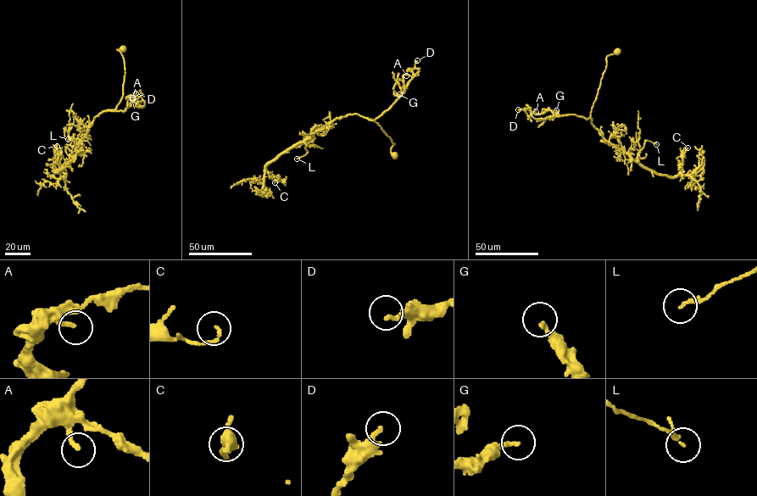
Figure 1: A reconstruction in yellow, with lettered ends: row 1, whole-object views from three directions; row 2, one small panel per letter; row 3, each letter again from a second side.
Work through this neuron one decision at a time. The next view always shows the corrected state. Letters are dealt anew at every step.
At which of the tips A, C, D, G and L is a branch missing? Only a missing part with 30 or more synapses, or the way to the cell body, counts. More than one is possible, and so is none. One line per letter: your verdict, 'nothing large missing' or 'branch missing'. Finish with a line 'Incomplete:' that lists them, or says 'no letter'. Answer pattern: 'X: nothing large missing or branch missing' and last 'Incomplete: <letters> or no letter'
A: nothing large missing
C: nothing large missing
D: branch missing
G: nothing large missing
L: nothing large missing
Incomplete: D

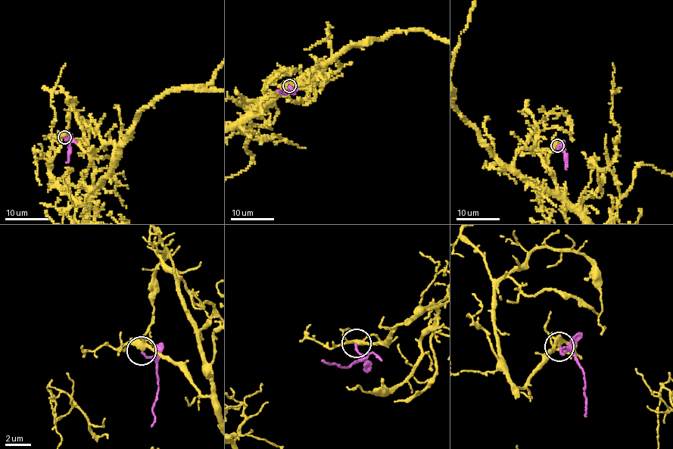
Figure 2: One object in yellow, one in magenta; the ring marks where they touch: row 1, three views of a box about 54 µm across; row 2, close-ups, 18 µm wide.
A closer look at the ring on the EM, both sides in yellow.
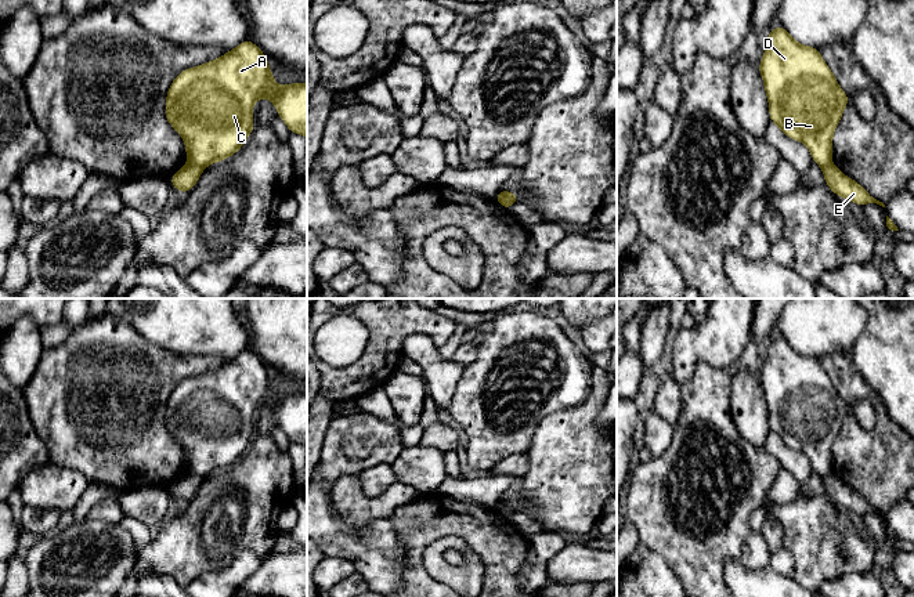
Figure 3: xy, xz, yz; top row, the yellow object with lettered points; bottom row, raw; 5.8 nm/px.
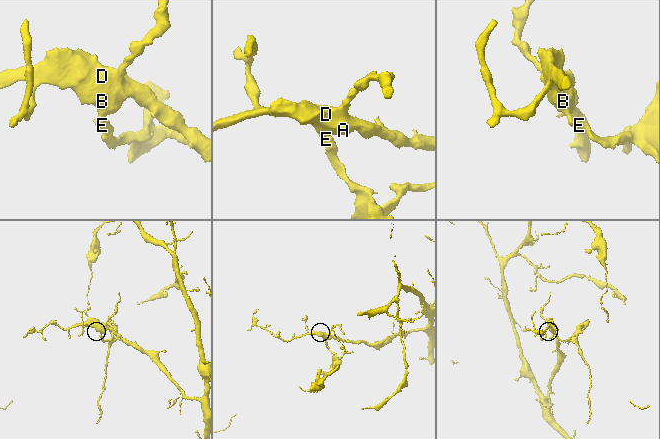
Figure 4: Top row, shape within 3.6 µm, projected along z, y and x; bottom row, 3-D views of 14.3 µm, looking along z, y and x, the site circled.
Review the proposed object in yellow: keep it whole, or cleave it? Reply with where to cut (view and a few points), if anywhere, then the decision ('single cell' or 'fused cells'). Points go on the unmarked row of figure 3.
cut xy (188, 471), (203, 478); fused cells

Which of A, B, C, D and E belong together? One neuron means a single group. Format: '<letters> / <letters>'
A B C D / E

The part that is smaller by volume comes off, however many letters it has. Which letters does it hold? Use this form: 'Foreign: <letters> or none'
Foreign: E

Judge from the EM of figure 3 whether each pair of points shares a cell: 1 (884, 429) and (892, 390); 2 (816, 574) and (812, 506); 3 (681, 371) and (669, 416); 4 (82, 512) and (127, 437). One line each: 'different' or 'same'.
1: different
2: same
3: different
4: different

